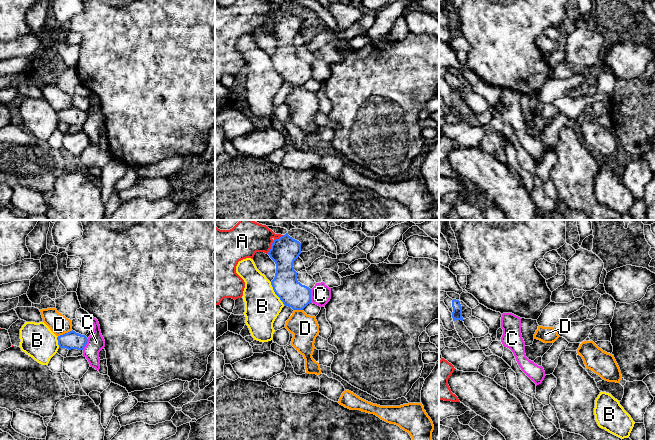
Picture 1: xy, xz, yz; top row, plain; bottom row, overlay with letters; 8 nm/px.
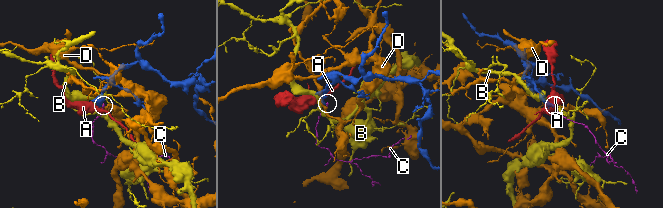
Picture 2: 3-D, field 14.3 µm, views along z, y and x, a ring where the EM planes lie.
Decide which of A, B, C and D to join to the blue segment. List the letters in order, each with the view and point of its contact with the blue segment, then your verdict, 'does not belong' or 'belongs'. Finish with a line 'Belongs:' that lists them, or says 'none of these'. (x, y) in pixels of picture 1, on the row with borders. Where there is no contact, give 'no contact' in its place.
A: meets blue in xz at (273, 242); does not belong
B: meets blue in xz at (275, 293); does not belong
C: meets blue in xz at (310, 296); does not belong
D: meets blue in xy at (65, 333); does not belong
Belongs: none of these

